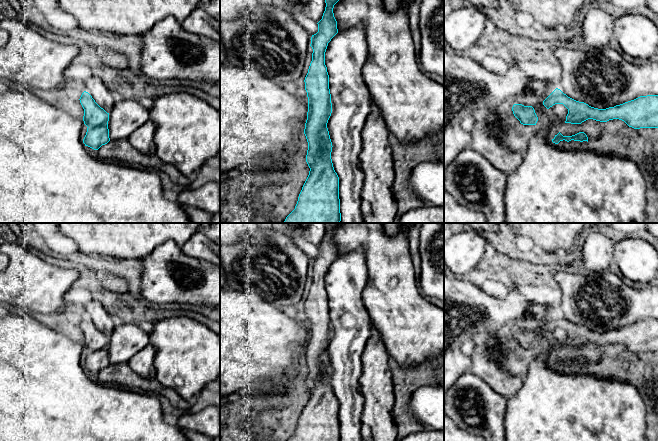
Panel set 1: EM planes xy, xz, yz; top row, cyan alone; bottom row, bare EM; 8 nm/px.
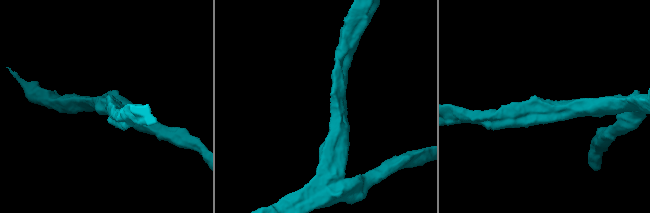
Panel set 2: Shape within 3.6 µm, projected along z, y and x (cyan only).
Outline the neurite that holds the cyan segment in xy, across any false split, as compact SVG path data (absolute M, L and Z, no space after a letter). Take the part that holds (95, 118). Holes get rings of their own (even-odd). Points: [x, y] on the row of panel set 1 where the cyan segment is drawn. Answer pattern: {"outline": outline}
{"outline": "M86 91L82 93L79 100L84 109L84 124L88 127L83 143L85 146L98 150L110 141L109 113L101 108Z"}

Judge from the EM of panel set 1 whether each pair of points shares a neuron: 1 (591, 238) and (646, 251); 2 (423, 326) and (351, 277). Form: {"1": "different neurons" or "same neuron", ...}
{"1": "same neuron", "2": "different neurons"}

